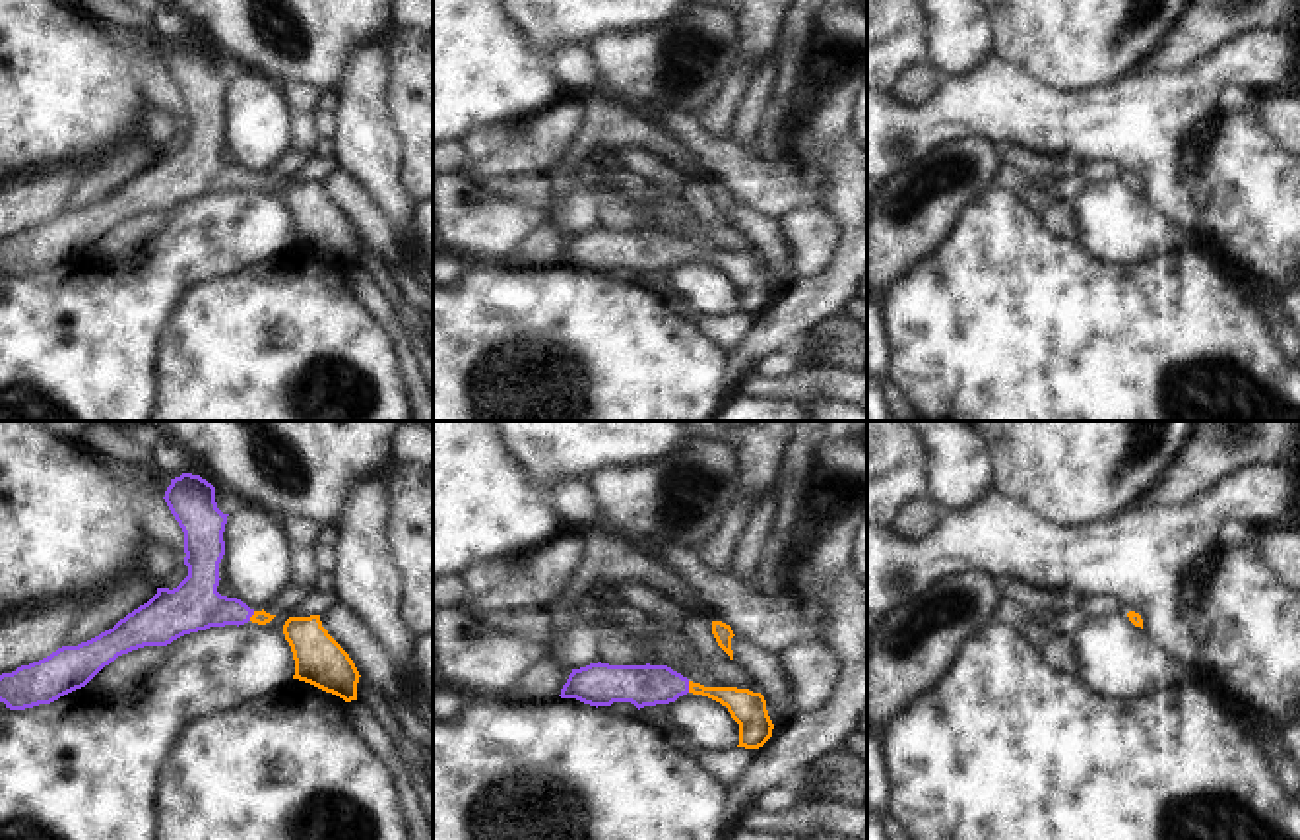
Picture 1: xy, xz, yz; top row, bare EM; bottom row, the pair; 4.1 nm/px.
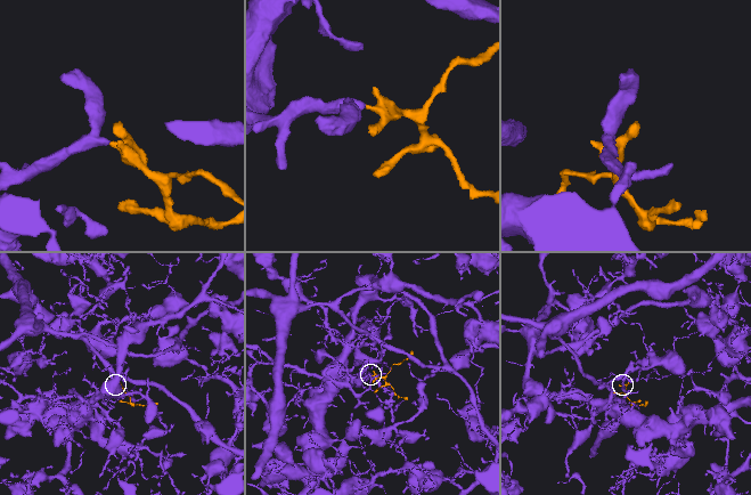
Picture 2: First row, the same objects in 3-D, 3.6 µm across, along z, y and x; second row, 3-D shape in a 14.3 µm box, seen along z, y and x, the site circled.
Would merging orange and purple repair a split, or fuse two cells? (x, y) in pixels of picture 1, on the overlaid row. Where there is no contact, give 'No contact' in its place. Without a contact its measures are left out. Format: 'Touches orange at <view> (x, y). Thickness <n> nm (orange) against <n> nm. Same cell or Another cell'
Touches orange at xz (689, 687). Thickness 140 nm (orange) against 180 nm. Same cell

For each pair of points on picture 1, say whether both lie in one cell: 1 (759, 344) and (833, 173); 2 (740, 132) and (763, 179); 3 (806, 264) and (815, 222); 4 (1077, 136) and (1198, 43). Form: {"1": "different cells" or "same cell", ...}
{"1": "same cell", "2": "different cells", "3": "same cell", "4": "different cells"}

